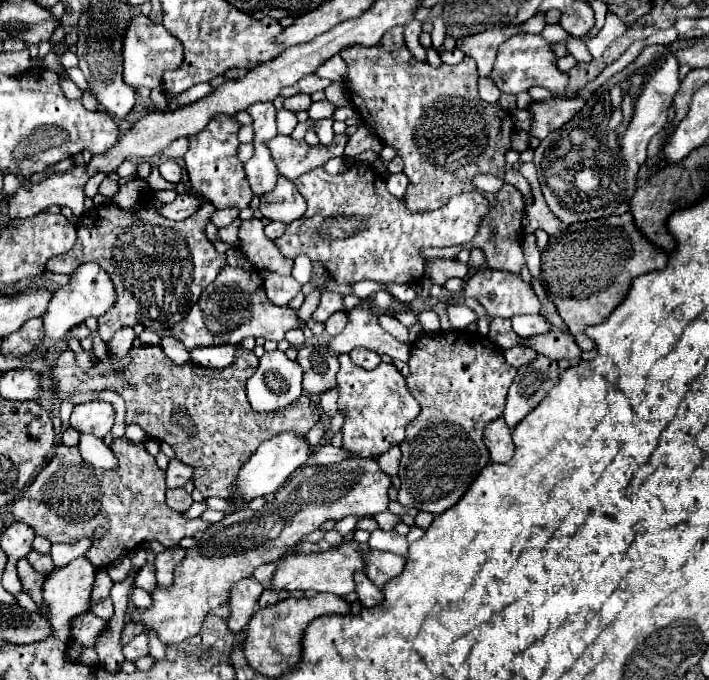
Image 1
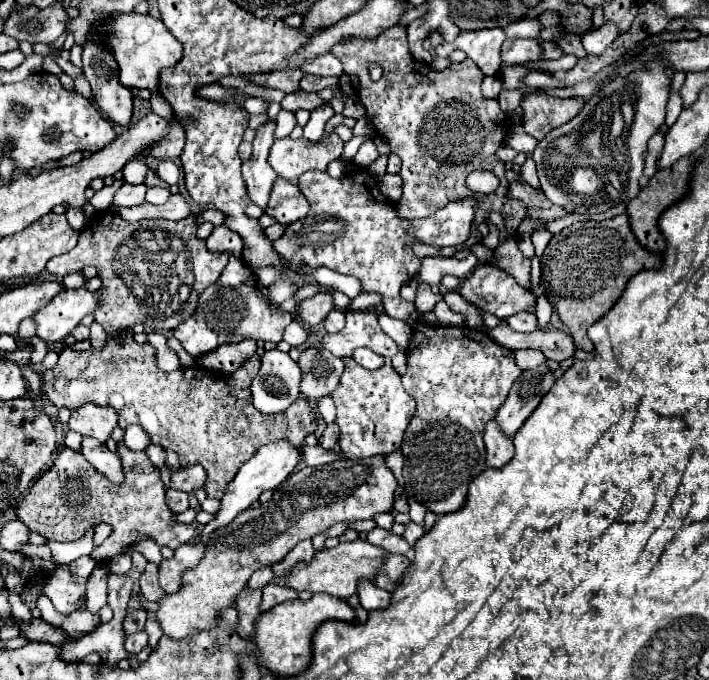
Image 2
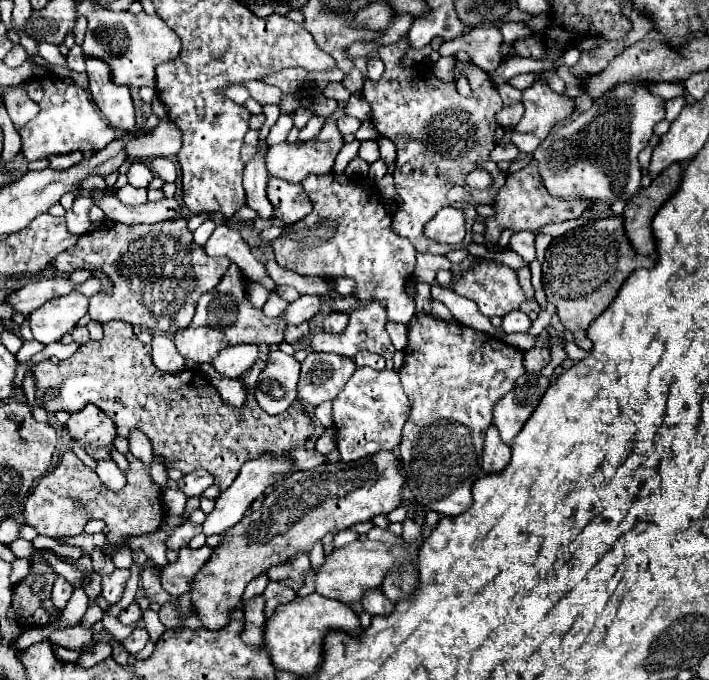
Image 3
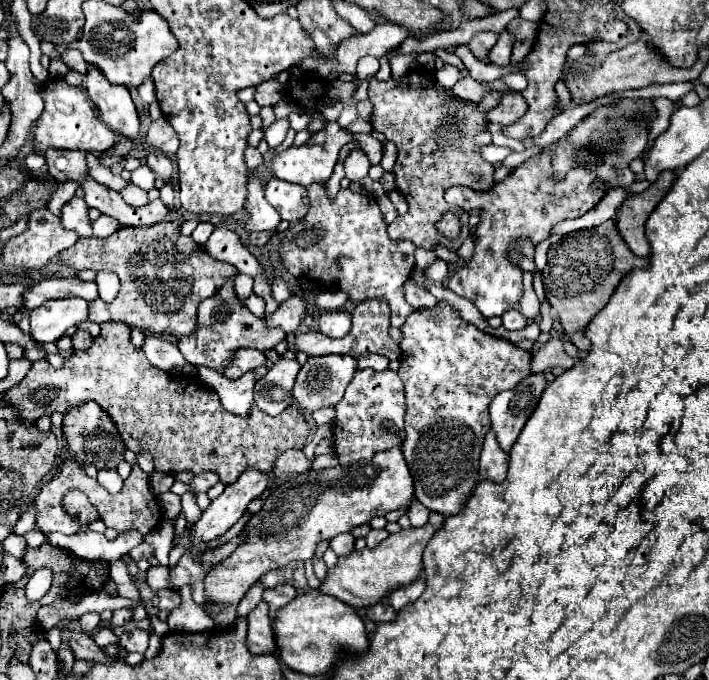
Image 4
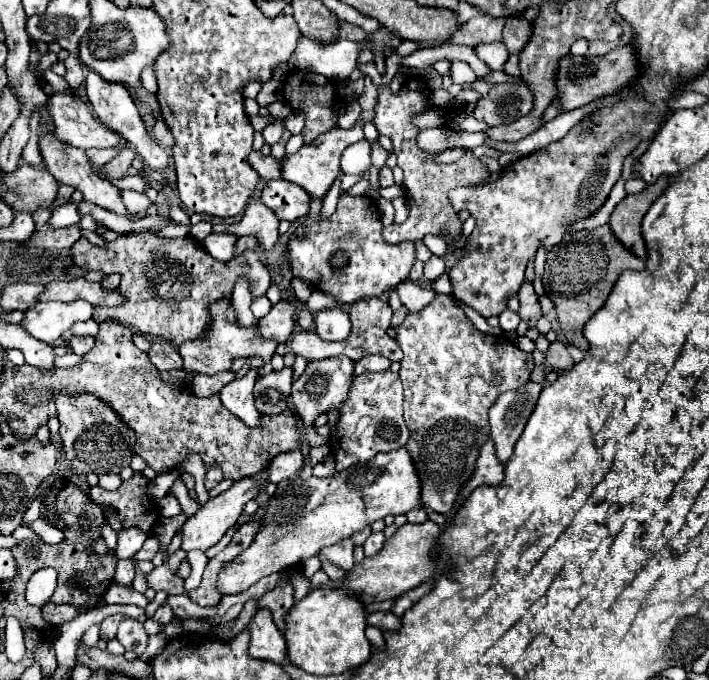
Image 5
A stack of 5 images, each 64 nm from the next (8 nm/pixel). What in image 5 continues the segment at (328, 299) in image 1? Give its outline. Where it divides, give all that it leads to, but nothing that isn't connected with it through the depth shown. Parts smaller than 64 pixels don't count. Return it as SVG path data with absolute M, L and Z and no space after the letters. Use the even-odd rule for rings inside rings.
M286 300L274 304L272 310L262 320L258 320L258 336L274 340L278 344L288 342L288 336L292 336L294 328L296 328L294 306Z

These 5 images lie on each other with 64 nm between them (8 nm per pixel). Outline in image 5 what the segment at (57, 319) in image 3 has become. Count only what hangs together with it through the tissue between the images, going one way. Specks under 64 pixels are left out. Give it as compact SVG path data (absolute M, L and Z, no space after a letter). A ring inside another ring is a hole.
M76 300L72 304L60 302L40 302L24 312L20 326L32 334L36 340L52 344L58 340L74 322L90 320L92 306L84 300Z

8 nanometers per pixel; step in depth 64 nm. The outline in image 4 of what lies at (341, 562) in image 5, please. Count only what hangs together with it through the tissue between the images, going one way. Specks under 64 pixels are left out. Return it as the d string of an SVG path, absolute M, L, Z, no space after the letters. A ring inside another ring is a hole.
M352 534L336 536L336 540L330 540L330 548L336 552L338 558L346 558L346 556L350 556L350 552L354 548L354 536Z

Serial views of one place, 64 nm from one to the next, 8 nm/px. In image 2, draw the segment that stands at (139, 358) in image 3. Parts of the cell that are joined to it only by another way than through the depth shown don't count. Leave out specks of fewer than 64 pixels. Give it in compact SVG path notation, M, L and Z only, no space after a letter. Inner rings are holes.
M118 330L112 336L108 336L102 350L96 350L96 348L90 348L86 352L64 350L60 354L58 364L52 370L46 370L42 374L42 390L56 408L70 408L70 410L76 410L86 402L92 402L98 406L110 406L110 402L108 402L110 394L112 392L122 394L126 404L118 412L118 426L122 430L126 430L130 424L138 424L148 432L148 436L154 444L162 446L164 450L166 448L174 450L184 468L194 466L194 464L204 466L208 472L206 492L210 498L220 500L226 486L232 482L232 478L240 470L240 464L250 460L256 454L258 446L278 442L278 440L286 440L292 446L304 446L304 438L308 434L312 434L318 424L312 406L304 398L298 398L296 404L292 404L286 412L280 412L276 416L268 416L268 414L258 412L252 406L252 396L250 396L250 382L258 374L258 368L260 368L260 356L254 354L252 358L248 358L244 362L244 368L240 368L232 376L228 376L228 382L226 382L226 376L220 376L214 372L210 374L208 370L202 370L196 366L180 368L176 372L162 372L156 366L152 344L138 344L130 330Z

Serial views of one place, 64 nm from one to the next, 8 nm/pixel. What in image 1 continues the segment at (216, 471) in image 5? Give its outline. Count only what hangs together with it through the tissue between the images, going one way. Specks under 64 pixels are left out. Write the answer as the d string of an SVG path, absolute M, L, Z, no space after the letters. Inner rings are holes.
M170 460L170 466L166 470L166 484L168 488L184 488L186 482L190 482L194 476L194 470L186 464L180 464L178 460Z

